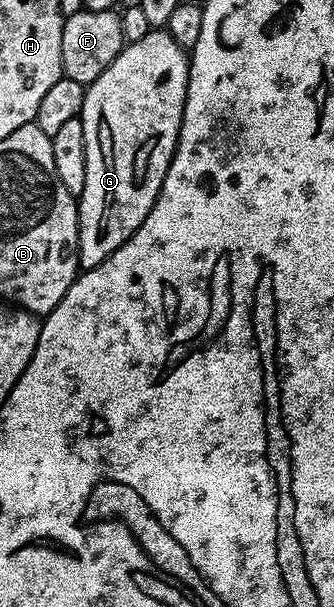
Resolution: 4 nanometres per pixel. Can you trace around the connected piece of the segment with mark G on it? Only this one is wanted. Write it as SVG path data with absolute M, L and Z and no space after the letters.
M155 28L148 37L126 43L125 52L119 55L110 70L86 87L81 115L85 132L85 184L77 195L79 265L83 270L101 264L114 250L121 248L121 244L128 242L159 199L159 189L179 142L190 71L188 51L166 29Z

